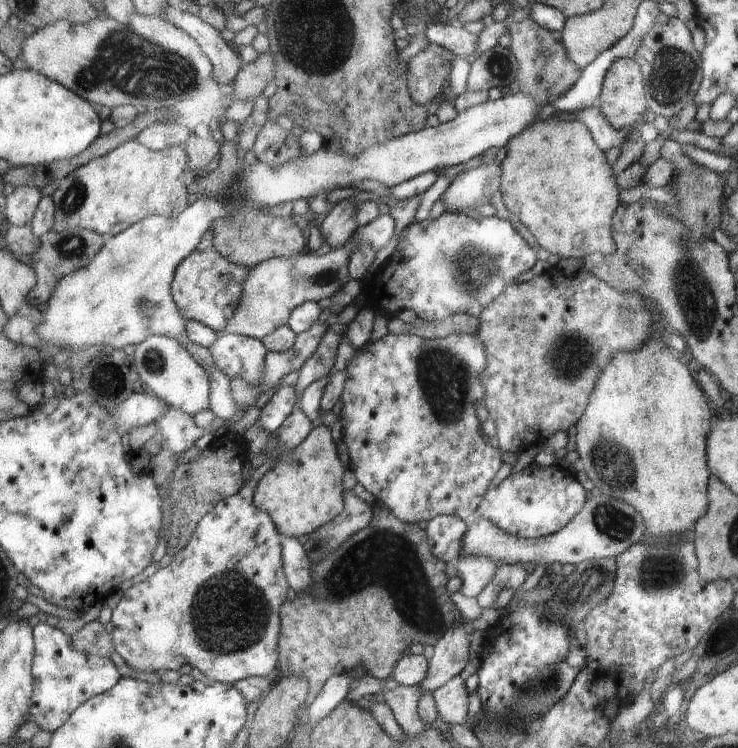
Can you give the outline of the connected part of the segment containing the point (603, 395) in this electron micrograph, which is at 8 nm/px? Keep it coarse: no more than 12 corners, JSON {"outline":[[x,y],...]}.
{"outline":[[655,332],[609,360],[579,469],[652,536],[706,512],[712,414]]}

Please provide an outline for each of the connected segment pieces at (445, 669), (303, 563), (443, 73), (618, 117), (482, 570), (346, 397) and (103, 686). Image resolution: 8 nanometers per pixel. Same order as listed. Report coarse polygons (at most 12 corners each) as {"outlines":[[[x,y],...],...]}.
{"outlines":[[[464,624],[434,646],[422,692],[464,670],[471,653]],[[294,537],[283,542],[283,564],[296,593],[311,590],[312,564]],[[430,42],[409,60],[409,92],[428,107],[448,88],[452,52]],[[616,59],[597,105],[615,129],[632,128],[647,103],[641,65]],[[460,555],[458,592],[478,596],[497,565],[476,555]],[[391,334],[347,362],[350,468],[398,520],[471,527],[484,344]],[[36,621],[31,718],[54,732],[121,680]]]}

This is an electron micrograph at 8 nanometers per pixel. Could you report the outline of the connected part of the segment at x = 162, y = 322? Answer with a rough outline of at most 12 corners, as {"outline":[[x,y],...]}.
{"outline":[[226,201],[150,215],[58,282],[35,326],[51,349],[175,338],[237,418],[230,378],[171,292]]}

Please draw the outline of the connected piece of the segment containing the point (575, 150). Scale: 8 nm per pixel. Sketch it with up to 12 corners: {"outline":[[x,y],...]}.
{"outline":[[582,121],[509,140],[499,193],[546,254],[614,254],[620,190]]}

